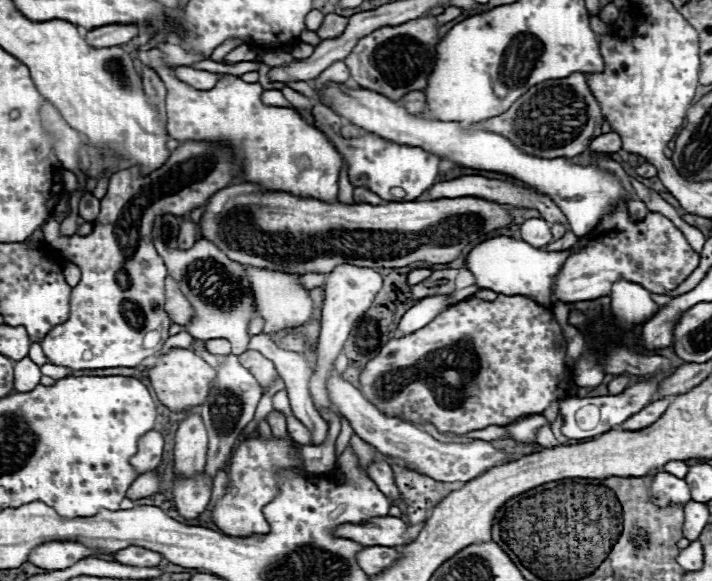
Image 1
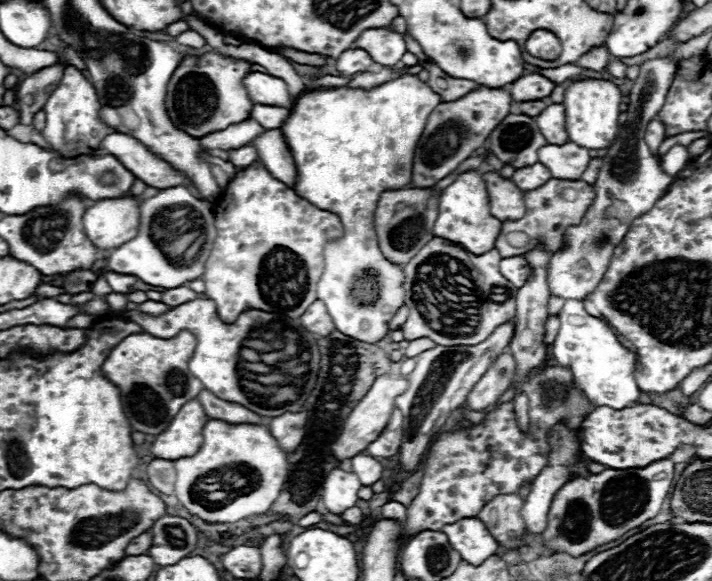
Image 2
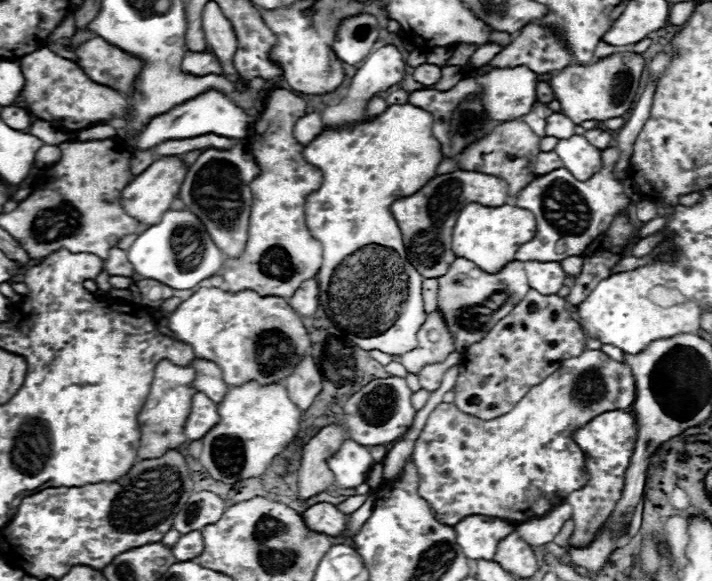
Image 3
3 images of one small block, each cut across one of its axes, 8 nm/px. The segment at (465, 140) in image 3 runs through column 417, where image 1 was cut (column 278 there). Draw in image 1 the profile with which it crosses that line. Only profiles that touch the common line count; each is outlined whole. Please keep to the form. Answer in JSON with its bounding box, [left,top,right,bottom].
[262,90,290,106]

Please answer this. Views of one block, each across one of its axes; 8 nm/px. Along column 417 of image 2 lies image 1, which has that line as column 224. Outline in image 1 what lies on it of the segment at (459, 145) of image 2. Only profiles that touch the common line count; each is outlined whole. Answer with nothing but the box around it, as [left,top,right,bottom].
[40,142,240,370]

